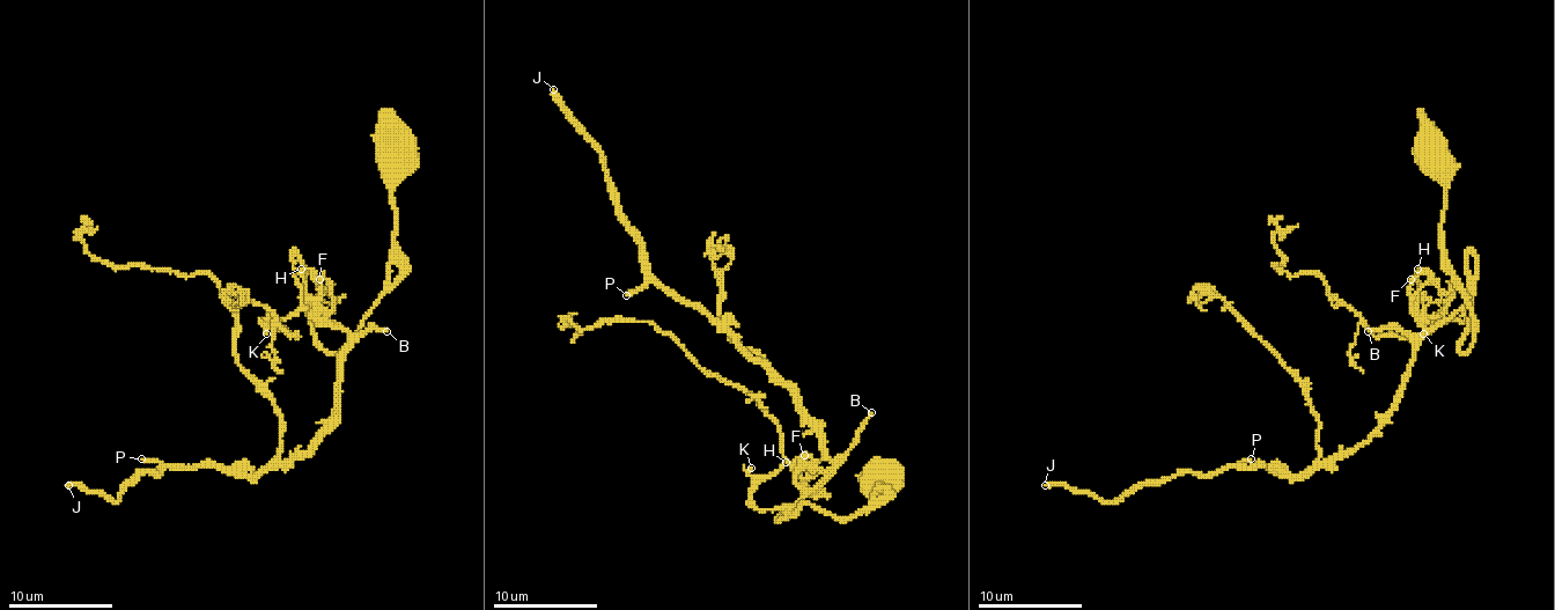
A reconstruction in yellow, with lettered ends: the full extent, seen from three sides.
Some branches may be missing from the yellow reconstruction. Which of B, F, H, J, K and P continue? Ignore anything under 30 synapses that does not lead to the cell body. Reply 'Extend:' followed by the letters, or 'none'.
Extend: B, J, P

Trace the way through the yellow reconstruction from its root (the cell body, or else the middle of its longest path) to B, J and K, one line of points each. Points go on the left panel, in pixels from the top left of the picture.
B: (397, 159), (382, 298), (337, 352), (306, 308), (353, 333), (387, 331)
J: (397, 159), (382, 298), (337, 352), (306, 308), (347, 333), (306, 452), (170, 464), (116, 501), (68, 485)
K: (397, 159), (395, 261), (361, 331), (326, 352), (303, 308), (266, 321), (266, 333)

